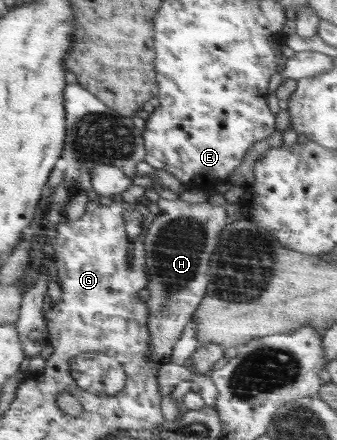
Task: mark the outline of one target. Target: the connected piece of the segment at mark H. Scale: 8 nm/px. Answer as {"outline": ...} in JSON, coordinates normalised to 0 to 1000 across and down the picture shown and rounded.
{"outline":[[[493,439],[454,466],[466,477],[457,500],[442,507],[430,541],[433,607],[445,625],[433,682],[445,720],[454,827],[507,823],[510,791],[537,768],[540,750],[567,727],[567,714],[588,700],[611,668],[620,643],[620,591],[650,548],[662,518],[677,509],[680,473],[614,459],[558,461]]]}

